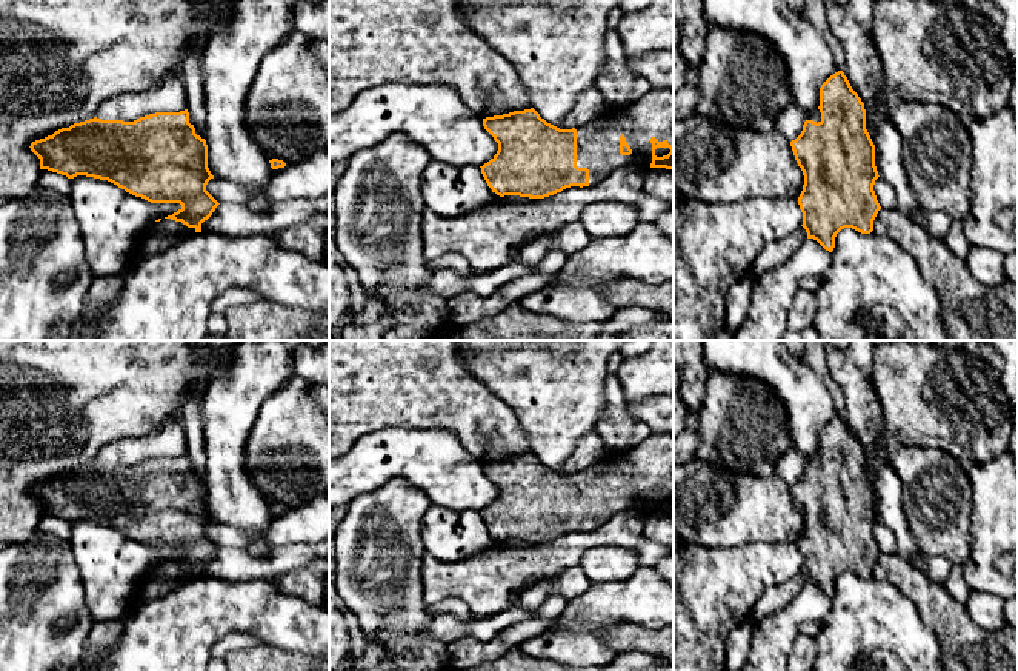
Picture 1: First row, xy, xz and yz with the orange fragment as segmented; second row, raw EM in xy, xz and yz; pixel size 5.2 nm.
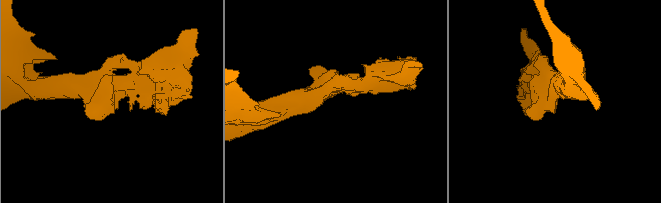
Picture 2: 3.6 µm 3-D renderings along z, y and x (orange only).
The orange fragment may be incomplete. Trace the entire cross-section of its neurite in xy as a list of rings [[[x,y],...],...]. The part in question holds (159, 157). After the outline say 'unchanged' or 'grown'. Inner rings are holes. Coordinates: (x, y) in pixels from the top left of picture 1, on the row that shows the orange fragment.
[[[188,109],[155,112],[134,122],[94,117],[35,140],[29,148],[40,159],[40,169],[68,179],[86,175],[108,180],[151,203],[180,203],[181,208],[165,219],[181,222],[188,228],[194,228],[195,232],[201,232],[201,223],[220,205],[206,191],[208,182],[214,179],[208,168],[208,145],[189,123]]]; unchanged

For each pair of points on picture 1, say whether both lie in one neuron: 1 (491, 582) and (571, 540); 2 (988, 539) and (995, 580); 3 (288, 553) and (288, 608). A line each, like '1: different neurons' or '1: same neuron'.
1: same neuron
2: same neuron
3: different neurons

